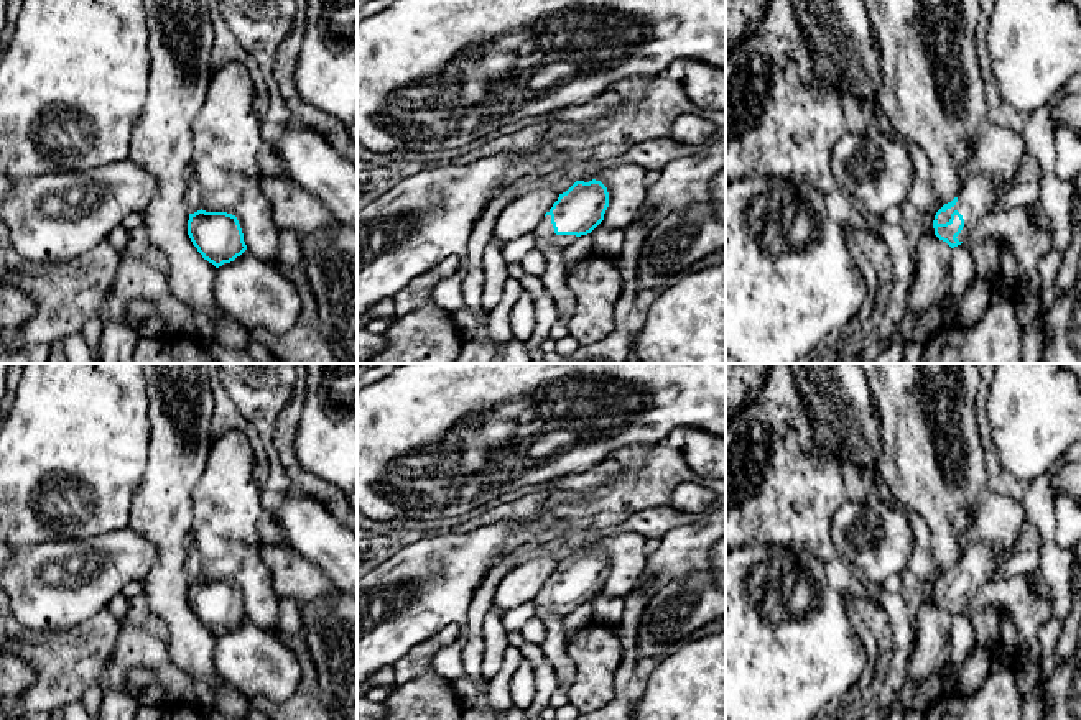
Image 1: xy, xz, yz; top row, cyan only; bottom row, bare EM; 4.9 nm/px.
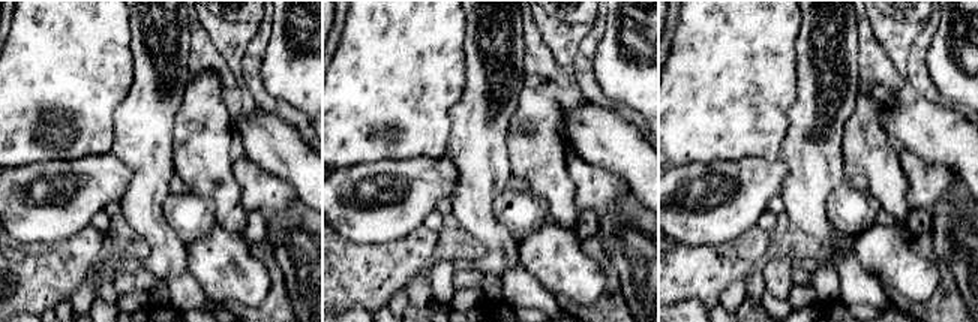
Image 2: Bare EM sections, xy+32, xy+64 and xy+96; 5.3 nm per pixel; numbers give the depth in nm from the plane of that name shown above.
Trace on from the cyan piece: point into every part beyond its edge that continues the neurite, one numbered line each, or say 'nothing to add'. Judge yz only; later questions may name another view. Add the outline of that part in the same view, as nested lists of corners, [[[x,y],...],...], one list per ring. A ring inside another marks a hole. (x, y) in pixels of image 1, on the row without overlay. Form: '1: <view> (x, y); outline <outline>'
1: yz (978, 566); outline [[[1028,521],[1023,523],[1022,533],[1014,544],[1012,551],[1004,557],[997,559],[991,544],[979,542],[977,546],[969,547],[954,575],[941,580],[938,584],[938,592],[946,592],[951,587],[951,582],[958,579],[964,587],[964,595],[956,605],[959,610],[964,610],[969,600],[979,592],[979,588],[991,579],[994,579],[995,569],[1000,564],[1005,564],[1012,556],[1030,551],[1040,544],[1038,529]]]

